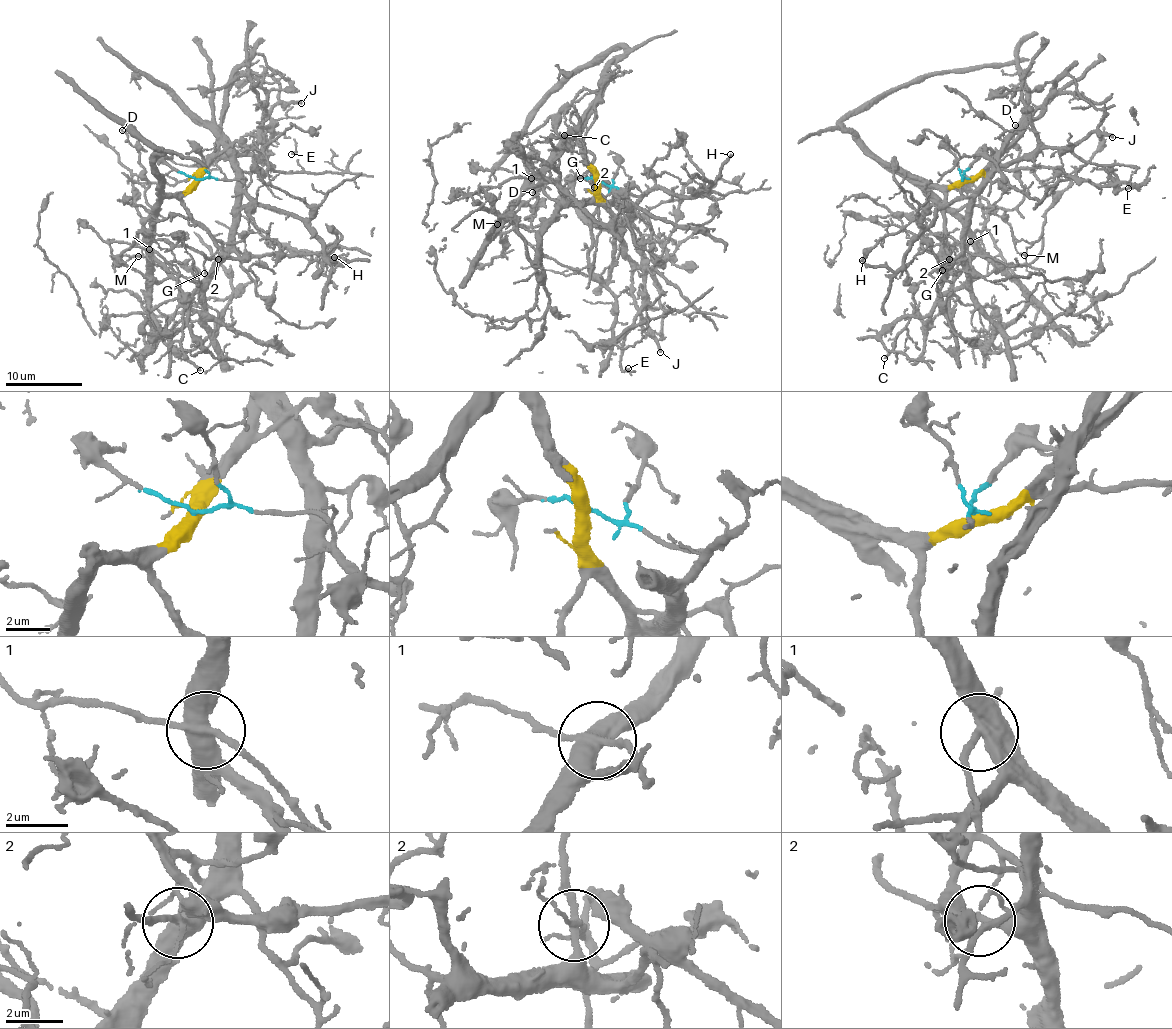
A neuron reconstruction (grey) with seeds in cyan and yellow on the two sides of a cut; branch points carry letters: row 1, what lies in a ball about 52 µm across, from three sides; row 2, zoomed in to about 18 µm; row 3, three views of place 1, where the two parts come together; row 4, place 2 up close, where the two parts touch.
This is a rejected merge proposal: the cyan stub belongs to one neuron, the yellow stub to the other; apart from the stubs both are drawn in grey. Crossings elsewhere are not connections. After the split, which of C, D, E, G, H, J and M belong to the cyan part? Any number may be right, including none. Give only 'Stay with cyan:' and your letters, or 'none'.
Stay with cyan: E, G, H, J

